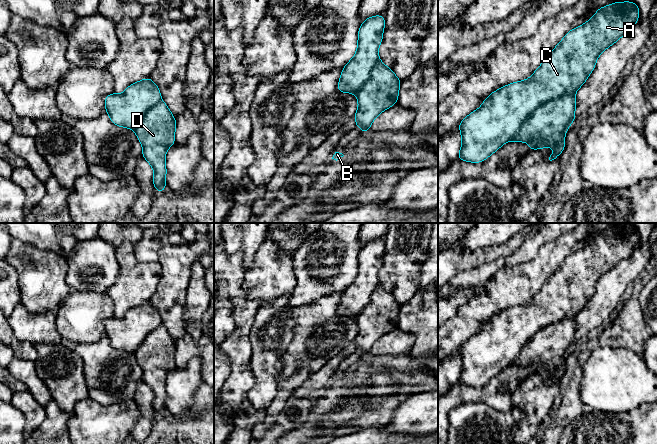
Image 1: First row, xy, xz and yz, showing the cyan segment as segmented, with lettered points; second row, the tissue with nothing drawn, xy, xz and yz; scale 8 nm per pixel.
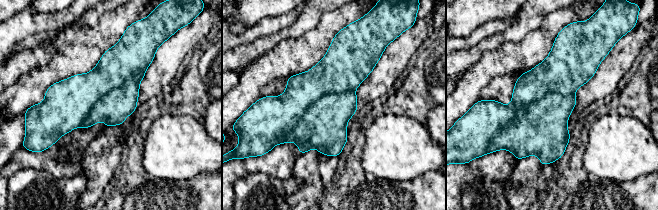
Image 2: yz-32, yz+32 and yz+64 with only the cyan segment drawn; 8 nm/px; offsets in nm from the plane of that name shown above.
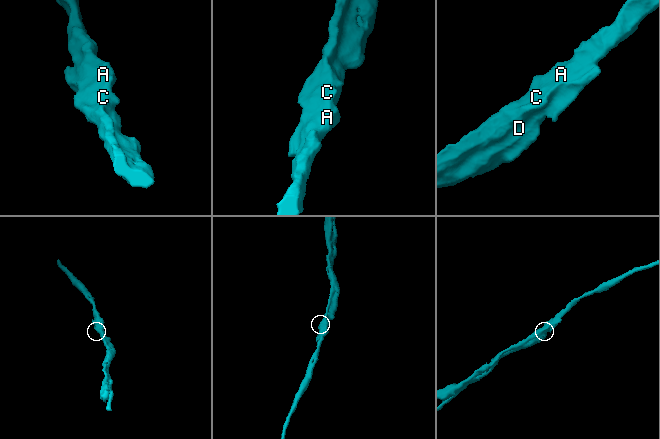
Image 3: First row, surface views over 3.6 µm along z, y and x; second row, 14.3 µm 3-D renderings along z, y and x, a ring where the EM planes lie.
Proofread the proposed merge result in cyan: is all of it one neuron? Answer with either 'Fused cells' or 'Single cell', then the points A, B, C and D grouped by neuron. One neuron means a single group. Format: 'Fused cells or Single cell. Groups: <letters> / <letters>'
Fused cells. Groups: A C / B D

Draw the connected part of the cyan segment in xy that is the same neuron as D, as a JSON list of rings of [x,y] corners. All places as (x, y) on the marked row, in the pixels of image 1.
[[[160,101],[148,110],[134,129],[143,147],[142,157],[154,170],[153,184],[157,193],[167,188],[165,155],[168,148],[175,143],[175,127],[175,117],[166,103]]]

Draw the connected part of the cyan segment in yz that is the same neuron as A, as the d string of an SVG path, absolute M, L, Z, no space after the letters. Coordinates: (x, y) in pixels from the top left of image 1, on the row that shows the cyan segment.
M615 2L600 7L590 20L570 30L529 79L508 84L492 92L478 110L459 123L462 145L456 159L472 163L486 160L513 139L538 106L560 98L567 92L576 92L594 70L599 55L619 38L629 34L638 18L639 7L636 3Z

